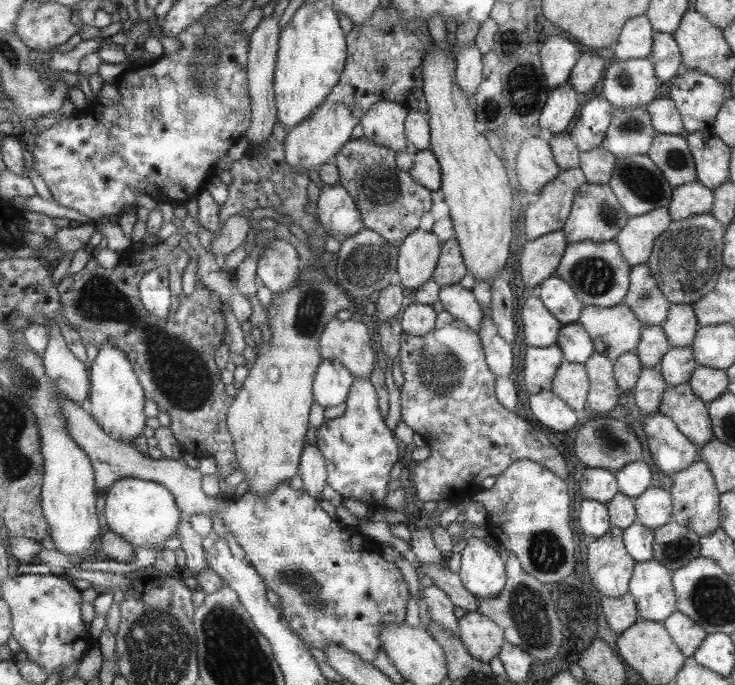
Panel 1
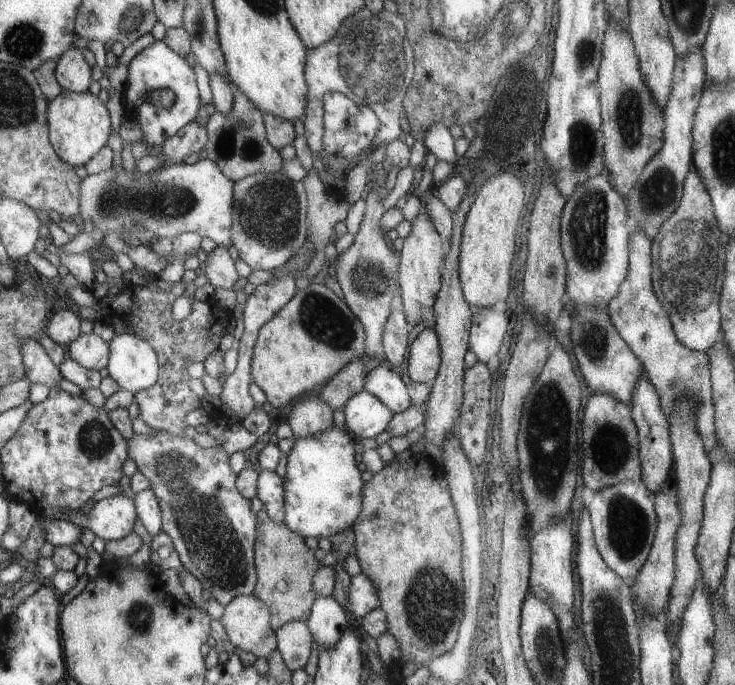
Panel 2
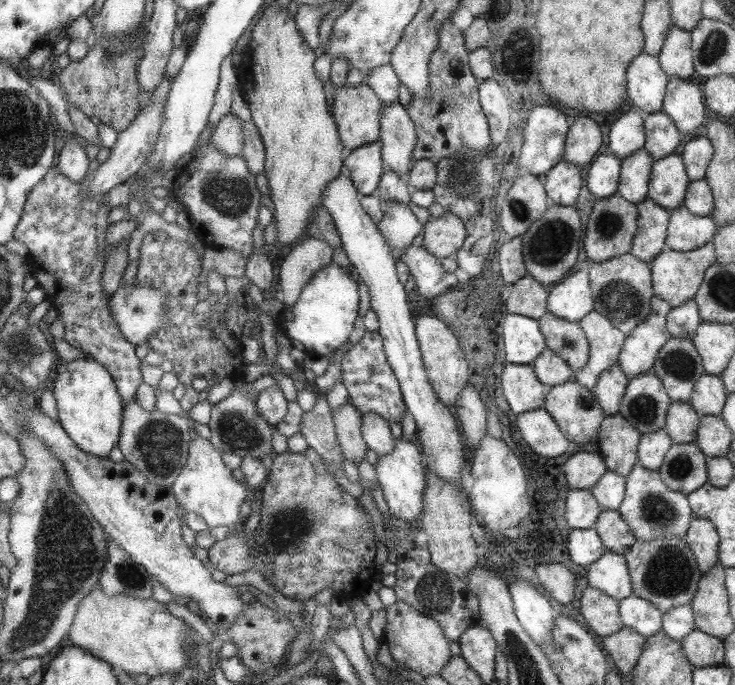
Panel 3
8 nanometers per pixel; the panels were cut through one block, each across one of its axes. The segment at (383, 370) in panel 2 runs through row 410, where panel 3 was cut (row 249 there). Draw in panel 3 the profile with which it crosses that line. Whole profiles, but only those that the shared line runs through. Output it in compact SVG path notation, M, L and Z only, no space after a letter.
M397 200L385 202L383 217L377 223L377 226L381 229L381 233L385 235L386 242L389 242L394 258L397 260L424 229L424 225L416 219L412 210L403 202Z

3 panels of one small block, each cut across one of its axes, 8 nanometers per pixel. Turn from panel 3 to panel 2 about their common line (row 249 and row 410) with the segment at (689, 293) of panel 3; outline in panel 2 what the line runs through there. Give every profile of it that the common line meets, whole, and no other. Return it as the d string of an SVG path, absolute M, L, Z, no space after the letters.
M635 230L629 238L629 270L624 282L619 287L618 294L608 302L608 309L612 324L616 326L622 338L633 349L642 361L644 376L656 388L662 403L662 410L666 418L674 408L674 402L680 396L690 396L698 400L698 408L694 410L696 416L696 430L702 437L706 452L717 447L716 435L716 405L713 400L712 362L708 352L690 350L678 340L673 329L673 321L666 314L665 307L658 300L653 285L653 238L644 230Z

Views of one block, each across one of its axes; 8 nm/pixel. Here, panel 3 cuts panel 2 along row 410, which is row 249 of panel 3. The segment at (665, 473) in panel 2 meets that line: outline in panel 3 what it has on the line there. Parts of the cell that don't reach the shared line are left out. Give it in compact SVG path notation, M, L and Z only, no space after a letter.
M650 198L639 203L637 209L640 211L640 220L637 222L637 236L634 237L630 253L650 264L667 248L665 242L668 240L668 212Z

